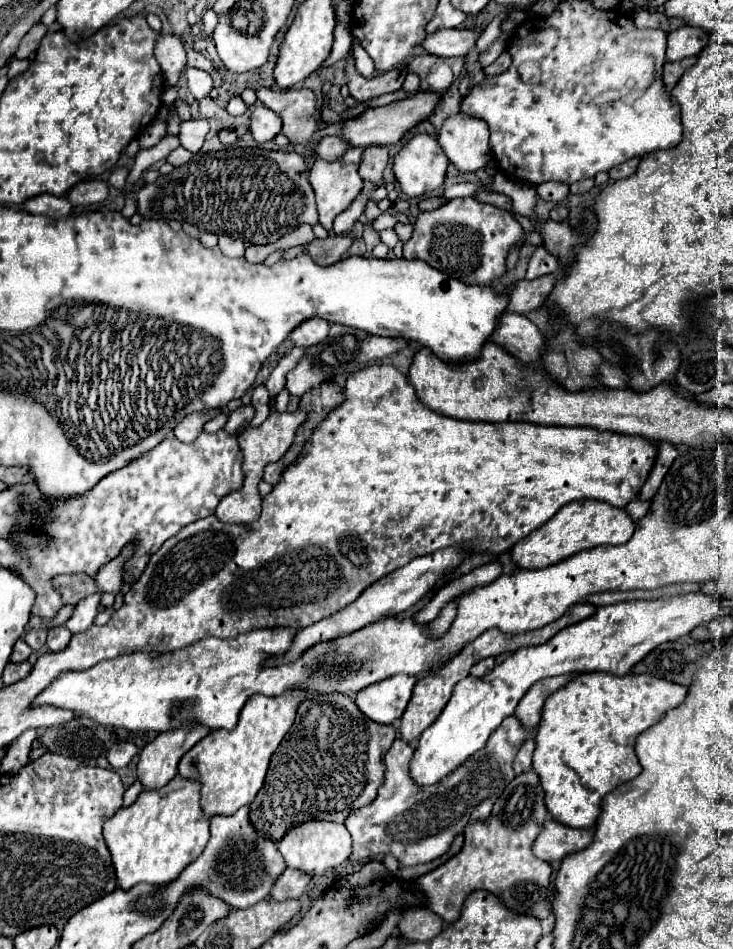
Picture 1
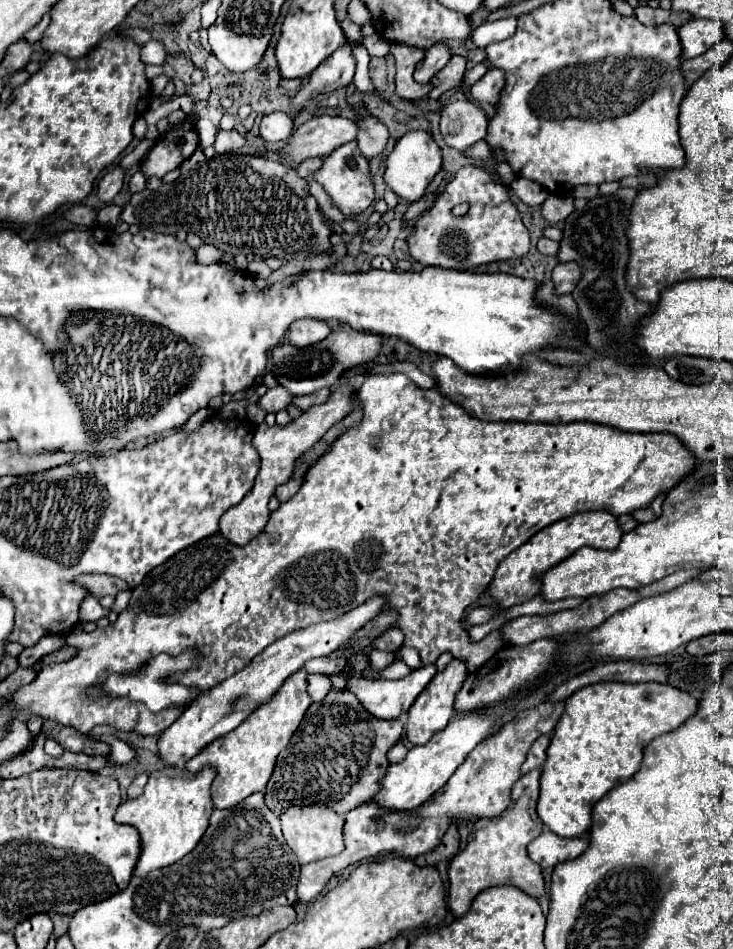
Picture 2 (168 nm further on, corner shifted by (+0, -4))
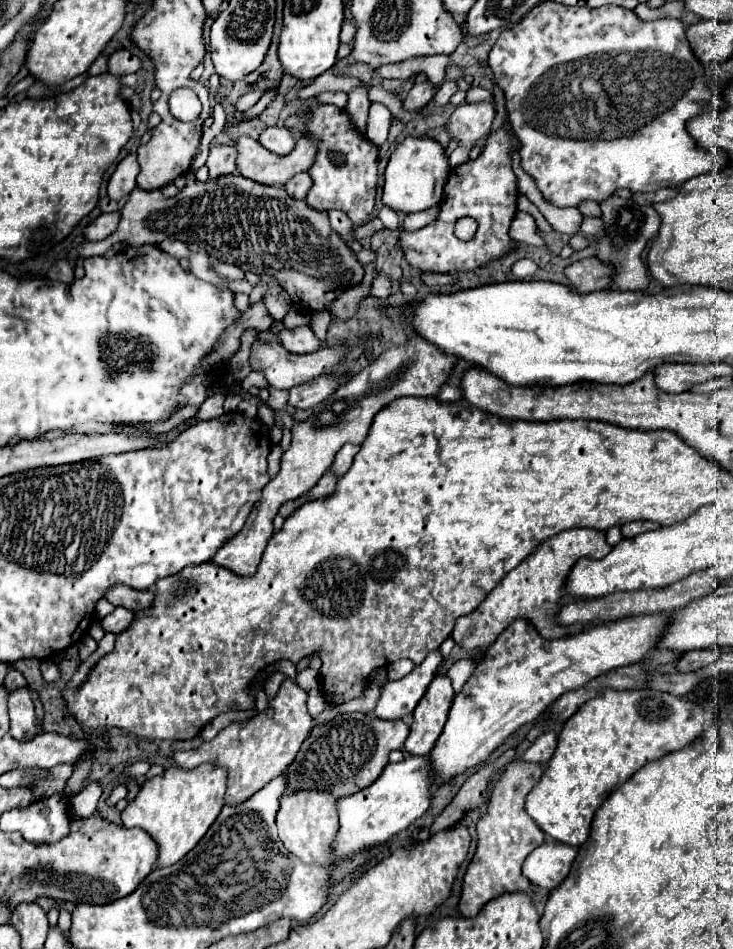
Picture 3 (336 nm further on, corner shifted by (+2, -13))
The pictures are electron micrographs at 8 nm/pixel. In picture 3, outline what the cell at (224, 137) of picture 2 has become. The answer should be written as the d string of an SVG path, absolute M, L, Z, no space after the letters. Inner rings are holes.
M213 146L207 158L207 168L211 178L221 174L235 174L235 148L233 146Z

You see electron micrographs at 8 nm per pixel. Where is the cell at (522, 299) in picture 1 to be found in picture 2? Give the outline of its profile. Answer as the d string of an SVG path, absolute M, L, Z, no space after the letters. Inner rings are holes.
M559 263L553 273L551 273L551 281L555 283L555 293L557 295L565 295L565 293L571 293L577 285L581 277L581 271L577 265L573 263Z

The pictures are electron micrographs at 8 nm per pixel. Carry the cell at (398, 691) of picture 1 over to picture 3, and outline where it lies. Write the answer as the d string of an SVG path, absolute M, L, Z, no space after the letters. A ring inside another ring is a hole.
M439 650L429 654L419 666L415 666L407 676L387 682L381 688L381 696L375 706L375 716L381 720L399 720L415 710L423 698L427 686L431 684L437 666L443 662Z

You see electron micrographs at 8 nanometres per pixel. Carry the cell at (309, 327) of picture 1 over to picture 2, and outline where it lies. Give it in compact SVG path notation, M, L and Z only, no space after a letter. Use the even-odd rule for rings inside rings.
M299 319L289 327L287 339L295 347L307 347L323 341L331 333L329 325L319 319Z

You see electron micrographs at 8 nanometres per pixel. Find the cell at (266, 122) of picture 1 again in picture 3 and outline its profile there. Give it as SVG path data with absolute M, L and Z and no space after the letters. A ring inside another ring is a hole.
M271 126L259 136L259 142L267 150L271 150L271 152L275 152L279 156L285 156L295 146L295 134L291 130L287 130L287 128L283 128L283 126Z

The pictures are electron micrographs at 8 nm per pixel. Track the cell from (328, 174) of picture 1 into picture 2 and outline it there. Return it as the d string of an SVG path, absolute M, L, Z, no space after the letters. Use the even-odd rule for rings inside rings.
M357 141L341 145L331 155L327 155L323 167L313 173L313 179L317 183L321 183L325 193L331 197L333 205L347 217L355 217L355 215L363 213L375 199L373 181L369 179L369 161L357 149Z

